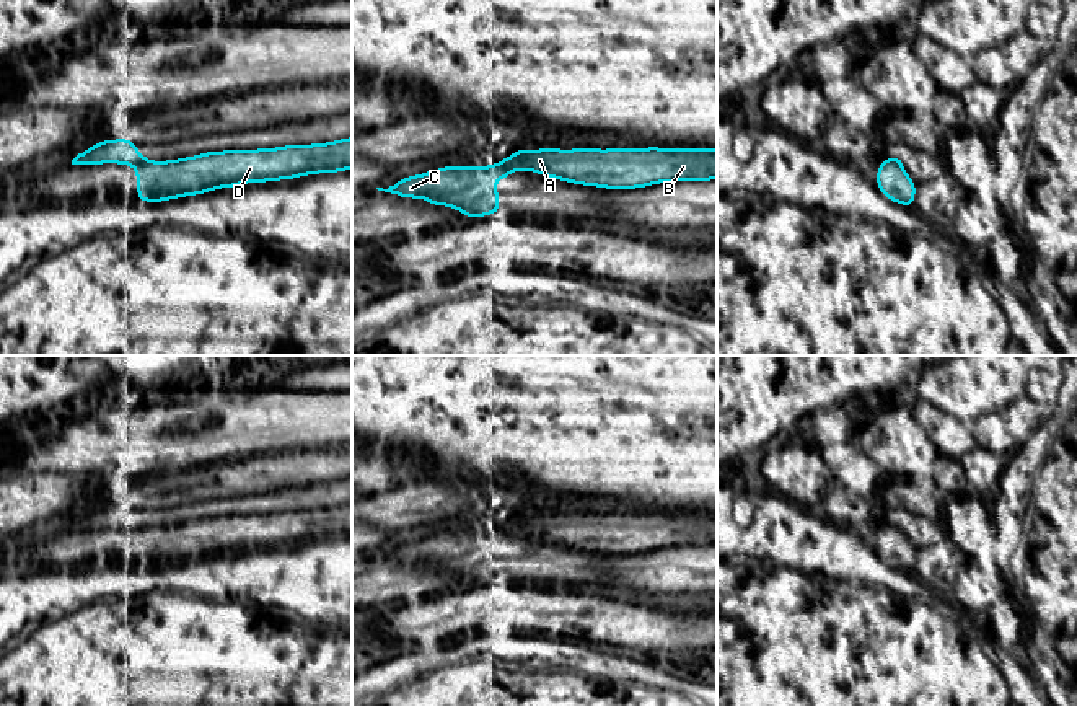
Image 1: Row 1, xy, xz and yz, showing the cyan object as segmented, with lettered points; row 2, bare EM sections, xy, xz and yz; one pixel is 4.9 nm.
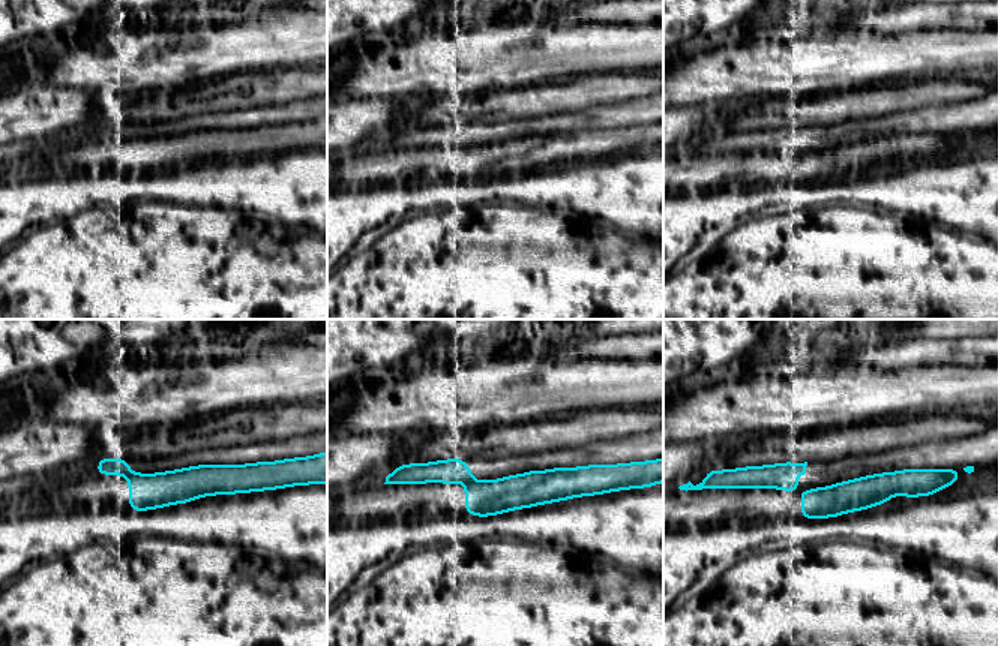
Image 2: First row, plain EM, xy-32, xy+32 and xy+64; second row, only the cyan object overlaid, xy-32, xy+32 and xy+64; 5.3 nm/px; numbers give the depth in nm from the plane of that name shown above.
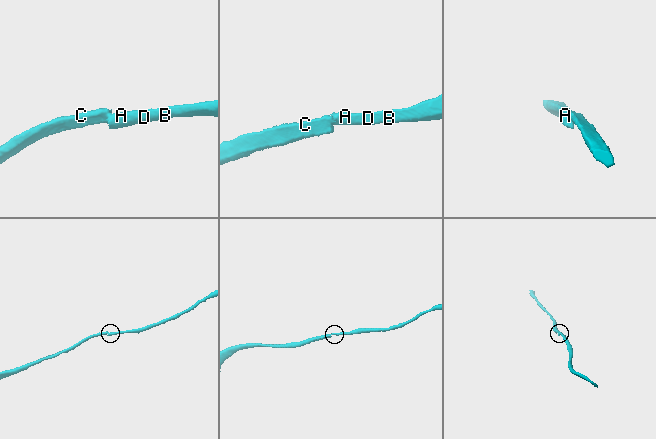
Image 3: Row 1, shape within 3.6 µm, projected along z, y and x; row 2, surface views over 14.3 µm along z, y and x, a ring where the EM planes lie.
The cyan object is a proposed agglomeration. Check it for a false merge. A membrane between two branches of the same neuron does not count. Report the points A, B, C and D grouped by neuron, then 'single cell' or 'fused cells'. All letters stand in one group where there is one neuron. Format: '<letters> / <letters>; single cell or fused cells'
A B D / C; fused cells

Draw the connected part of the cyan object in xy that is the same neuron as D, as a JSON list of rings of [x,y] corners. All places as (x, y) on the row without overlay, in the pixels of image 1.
[[[352,502],[313,510],[207,517],[134,532],[137,533],[138,567],[161,567],[244,548],[295,545],[350,535]]]

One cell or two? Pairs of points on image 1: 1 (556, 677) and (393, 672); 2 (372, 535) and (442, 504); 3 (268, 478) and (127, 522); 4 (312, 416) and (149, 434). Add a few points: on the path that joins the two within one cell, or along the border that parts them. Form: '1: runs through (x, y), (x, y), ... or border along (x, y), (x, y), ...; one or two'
1: runs through (515, 682), (502, 682), (499, 679), (434, 679); one
2: border along (369, 522), (395, 530); two
3: border along (232, 496), (188, 503); two
4: runs through (271, 419), (228, 419), (220, 428), (189, 436); one

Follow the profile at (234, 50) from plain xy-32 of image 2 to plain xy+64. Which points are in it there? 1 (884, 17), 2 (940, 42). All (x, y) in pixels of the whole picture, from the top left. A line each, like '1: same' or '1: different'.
1: different
2: same

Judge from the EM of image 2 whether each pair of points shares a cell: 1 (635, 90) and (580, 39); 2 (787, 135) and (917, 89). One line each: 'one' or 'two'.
1: two
2: two

